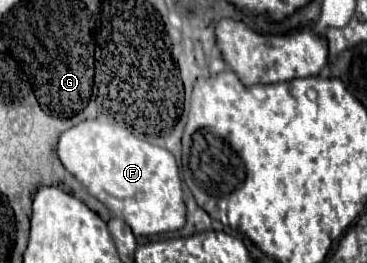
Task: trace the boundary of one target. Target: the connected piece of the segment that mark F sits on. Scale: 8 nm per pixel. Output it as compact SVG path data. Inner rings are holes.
M84 120L58 140L58 158L64 168L98 198L112 216L122 218L136 236L180 230L186 222L182 182L174 156L156 144L136 138L130 130L104 122Z

